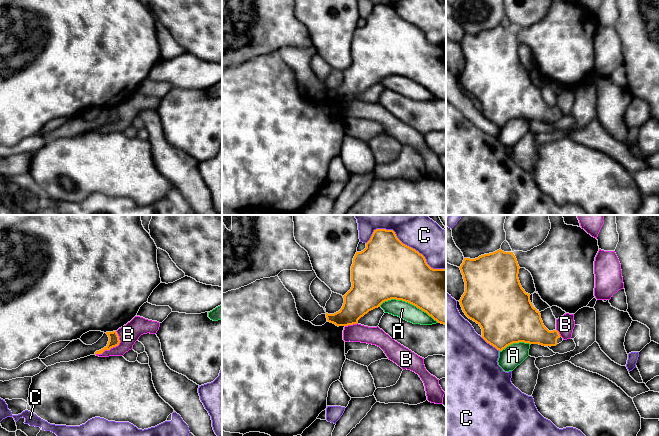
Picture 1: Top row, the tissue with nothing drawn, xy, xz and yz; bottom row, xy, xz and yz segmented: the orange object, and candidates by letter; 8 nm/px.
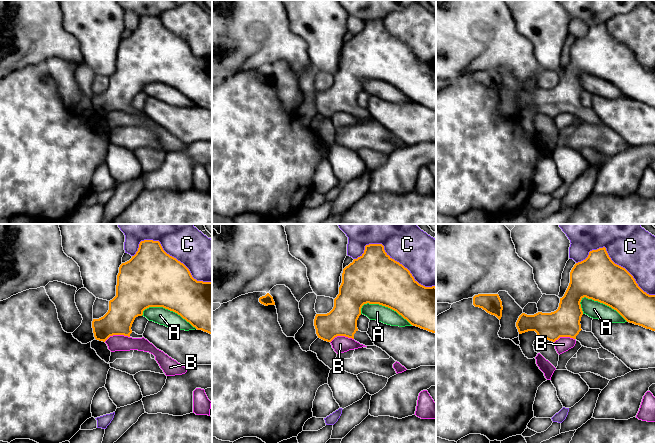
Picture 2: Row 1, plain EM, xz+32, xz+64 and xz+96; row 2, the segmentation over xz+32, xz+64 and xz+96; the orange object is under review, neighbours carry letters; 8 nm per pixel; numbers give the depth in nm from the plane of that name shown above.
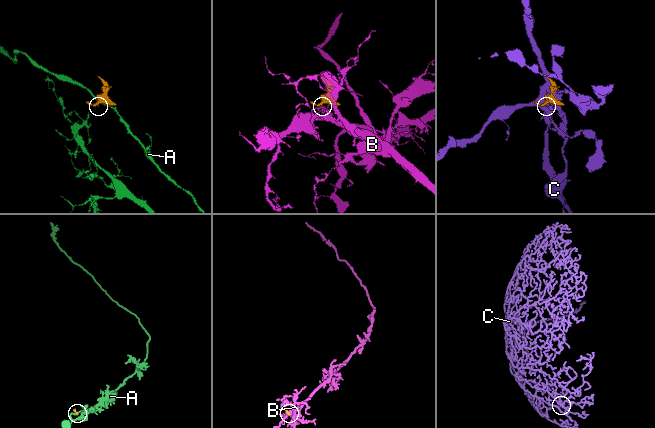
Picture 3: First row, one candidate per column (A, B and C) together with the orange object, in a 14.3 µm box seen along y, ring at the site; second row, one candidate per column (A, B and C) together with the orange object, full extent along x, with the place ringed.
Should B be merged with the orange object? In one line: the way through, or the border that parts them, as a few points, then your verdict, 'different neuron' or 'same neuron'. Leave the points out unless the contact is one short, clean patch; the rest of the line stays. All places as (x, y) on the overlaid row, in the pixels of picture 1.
border along xy (116, 331), (119, 343), (95, 354); different neuron

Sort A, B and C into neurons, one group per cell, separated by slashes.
A / B / C

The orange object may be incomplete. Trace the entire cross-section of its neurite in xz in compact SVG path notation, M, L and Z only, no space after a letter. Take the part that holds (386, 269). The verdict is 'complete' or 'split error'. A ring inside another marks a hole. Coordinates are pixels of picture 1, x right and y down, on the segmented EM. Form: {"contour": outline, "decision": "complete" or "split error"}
{"contour": "M374 230L366 248L356 252L351 282L351 289L343 296L342 308L334 314L326 313L327 321L338 327L357 324L369 311L391 299L408 302L446 325L446 269L431 268L425 257L403 244L393 230Z", "decision": "complete"}

